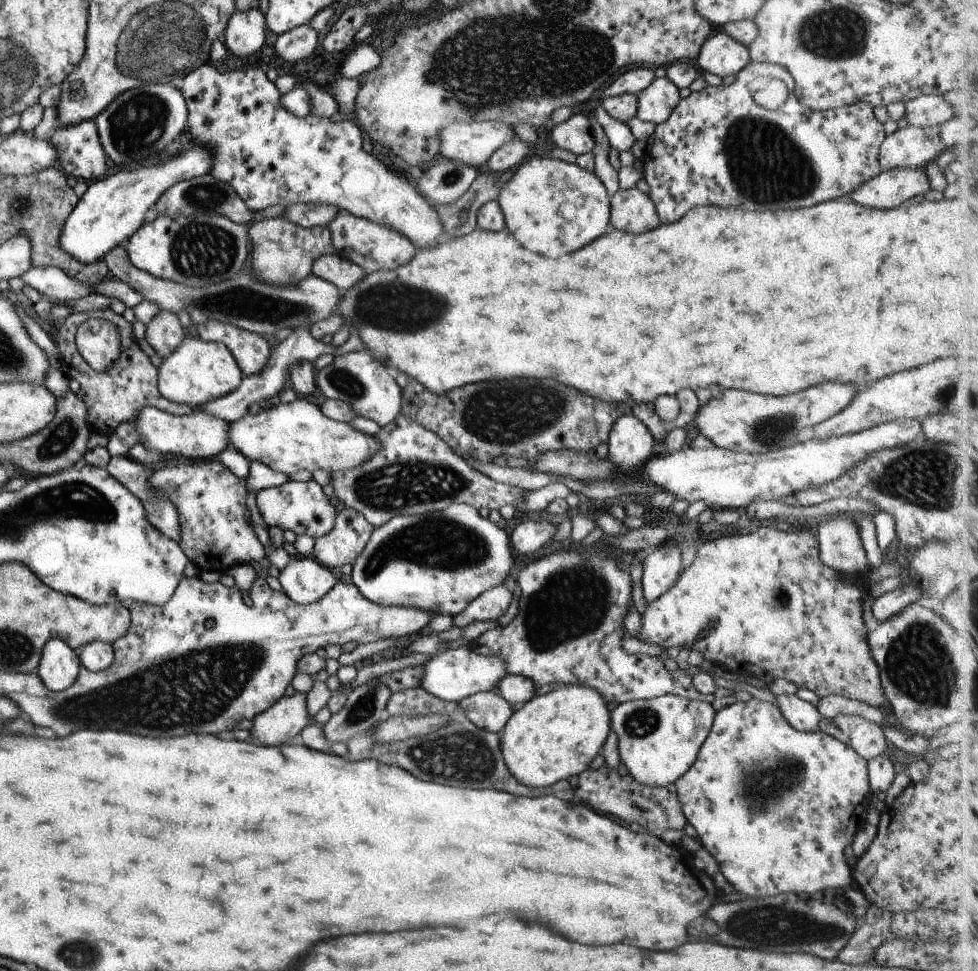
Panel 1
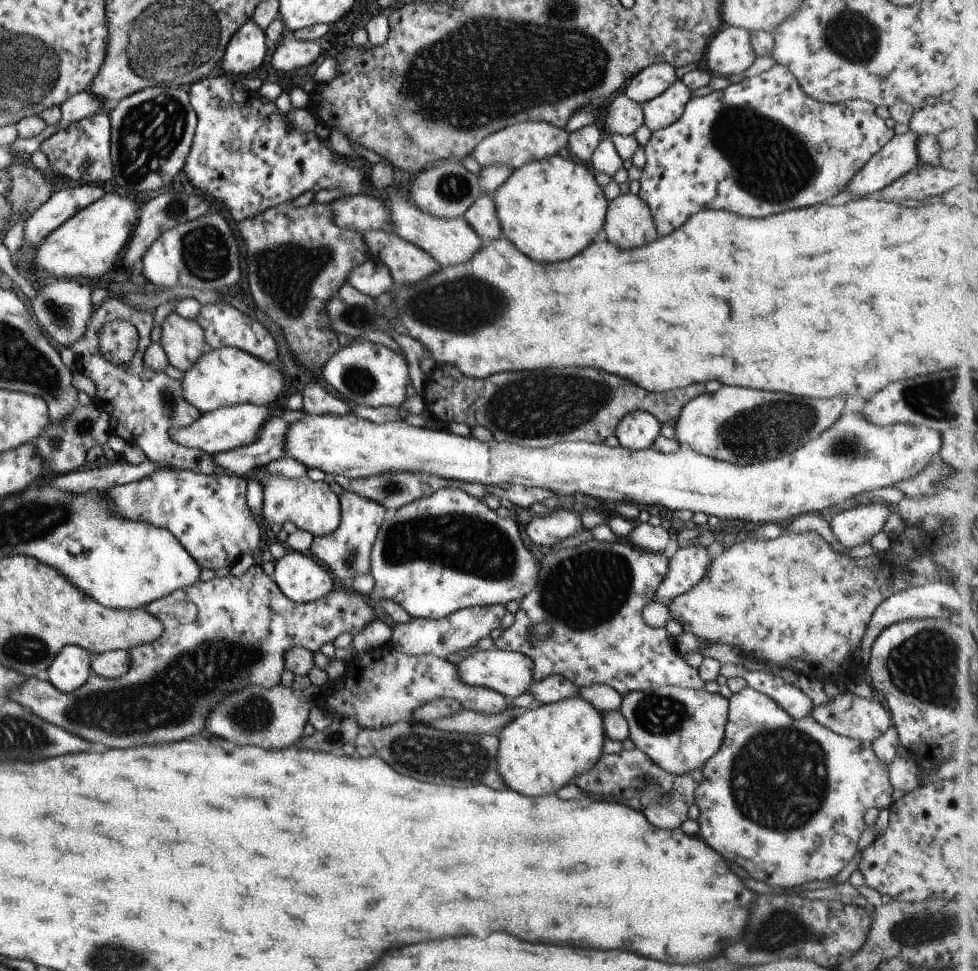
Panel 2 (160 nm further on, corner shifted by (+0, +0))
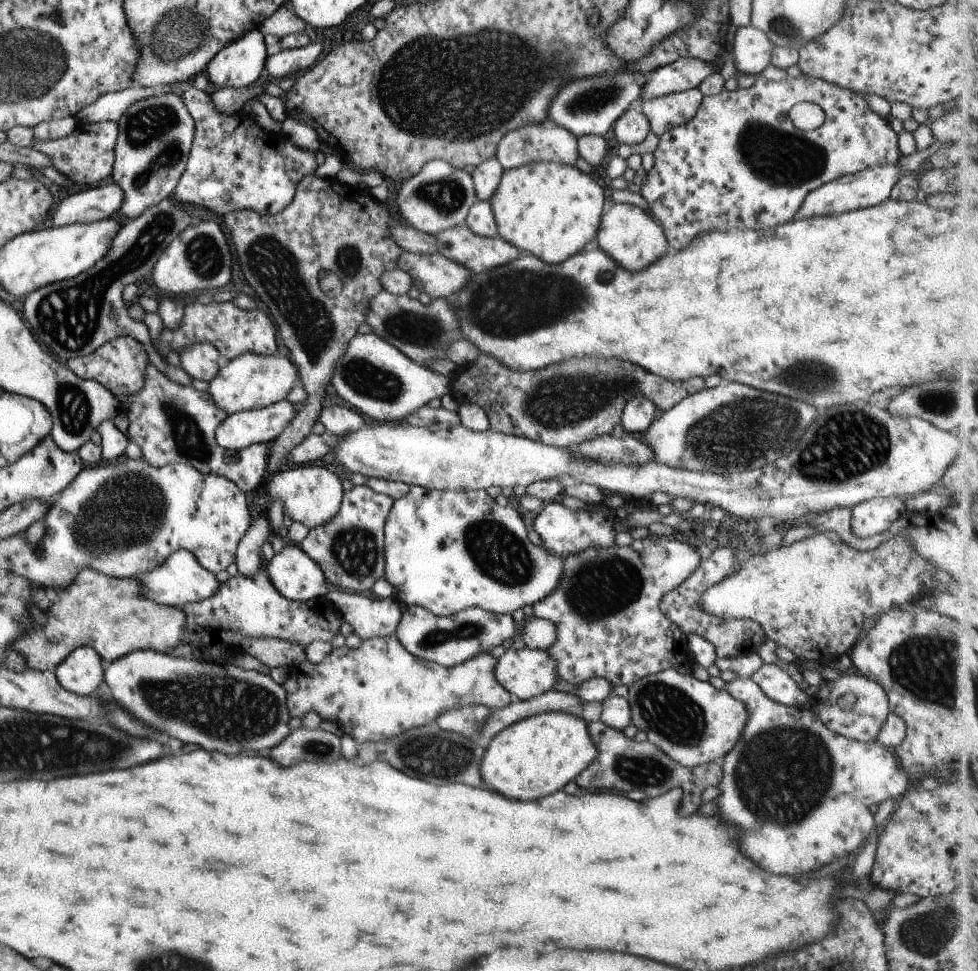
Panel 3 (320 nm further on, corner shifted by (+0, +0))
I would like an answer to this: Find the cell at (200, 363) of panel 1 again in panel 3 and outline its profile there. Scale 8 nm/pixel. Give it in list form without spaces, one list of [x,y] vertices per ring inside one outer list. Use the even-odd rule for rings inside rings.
[[[252,353],[239,354],[229,361],[222,361],[217,374],[207,382],[206,396],[227,415],[245,410],[266,408],[278,401],[286,400],[289,390],[298,381],[297,370],[289,358]]]

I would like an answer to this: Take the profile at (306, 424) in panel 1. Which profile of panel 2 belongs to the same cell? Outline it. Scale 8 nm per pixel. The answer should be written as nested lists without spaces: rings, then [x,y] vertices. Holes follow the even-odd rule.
[[[845,410],[839,415],[835,422],[831,423],[831,426],[828,426],[819,436],[808,440],[803,445],[798,445],[793,448],[792,451],[784,456],[776,457],[775,459],[769,459],[766,461],[759,461],[755,464],[750,465],[734,465],[729,464],[723,461],[718,461],[717,459],[712,459],[711,457],[706,457],[705,455],[697,454],[689,448],[678,448],[676,451],[670,453],[660,453],[654,451],[653,449],[639,449],[634,451],[621,445],[615,447],[609,447],[602,442],[599,444],[587,443],[586,441],[561,441],[558,443],[553,443],[548,447],[526,447],[521,444],[508,443],[503,441],[496,441],[492,439],[490,442],[481,442],[475,437],[469,435],[468,437],[463,437],[457,434],[453,434],[450,431],[446,430],[443,426],[436,429],[428,429],[427,427],[415,427],[411,424],[406,424],[405,421],[391,421],[389,423],[375,424],[374,422],[369,422],[359,418],[357,415],[343,415],[343,416],[331,416],[331,415],[307,415],[303,418],[303,421],[297,422],[295,424],[290,424],[286,432],[286,438],[284,439],[284,453],[287,457],[297,459],[299,462],[302,462],[306,468],[318,468],[324,473],[329,473],[333,475],[341,475],[342,477],[347,477],[348,479],[360,479],[370,476],[377,476],[378,474],[383,474],[386,472],[400,472],[400,473],[423,473],[428,475],[435,475],[436,477],[442,478],[444,481],[460,481],[461,483],[479,483],[484,487],[509,487],[513,485],[519,485],[524,487],[539,487],[542,489],[547,489],[553,495],[560,494],[561,496],[569,496],[575,494],[582,494],[587,496],[592,496],[593,498],[601,498],[607,502],[617,503],[631,503],[631,504],[643,504],[647,505],[661,505],[666,509],[671,511],[675,510],[689,510],[689,512],[703,512],[709,516],[717,516],[717,518],[733,518],[733,520],[743,520],[743,522],[750,522],[754,525],[765,525],[766,523],[781,523],[781,520],[787,520],[791,516],[799,517],[800,514],[808,514],[809,512],[818,512],[819,510],[825,510],[825,508],[831,508],[831,506],[837,506],[845,500],[853,498],[855,494],[861,494],[865,490],[875,490],[876,488],[885,488],[887,486],[893,487],[901,481],[909,481],[916,474],[921,473],[927,466],[927,463],[930,463],[934,458],[938,457],[938,452],[940,445],[942,444],[941,433],[939,431],[933,430],[932,428],[927,428],[926,426],[921,425],[912,425],[909,423],[895,423],[892,425],[877,426],[875,423],[868,421],[863,413],[859,411],[850,411]]]

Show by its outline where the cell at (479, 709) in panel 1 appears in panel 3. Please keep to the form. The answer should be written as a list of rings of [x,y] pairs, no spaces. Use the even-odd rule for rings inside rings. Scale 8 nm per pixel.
[[[394,635],[361,640],[357,648],[333,648],[319,664],[303,662],[300,666],[288,668],[288,680],[281,684],[287,695],[287,710],[292,718],[300,718],[314,712],[322,720],[338,726],[360,747],[366,742],[387,742],[389,738],[409,730],[435,723],[435,718],[453,706],[479,705],[490,711],[505,708],[513,698],[493,678],[495,658],[489,653],[476,655],[462,664],[449,669],[407,653]]]

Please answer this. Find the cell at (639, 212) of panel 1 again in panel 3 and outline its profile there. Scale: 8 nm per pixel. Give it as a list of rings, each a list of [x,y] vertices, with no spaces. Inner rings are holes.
[[[615,203],[605,209],[596,234],[599,248],[623,270],[629,272],[639,272],[645,270],[651,262],[655,262],[667,246],[667,240],[661,232],[661,227],[643,212],[641,208],[632,203]]]

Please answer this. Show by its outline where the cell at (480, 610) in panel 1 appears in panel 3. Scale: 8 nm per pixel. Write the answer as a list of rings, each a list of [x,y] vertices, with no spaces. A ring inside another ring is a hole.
[[[404,606],[394,633],[396,641],[408,654],[435,662],[447,669],[462,664],[476,655],[489,653],[492,647],[506,645],[515,635],[511,615],[491,614],[476,609],[475,606],[467,606],[467,609],[459,610],[450,616],[434,616],[419,606]]]

